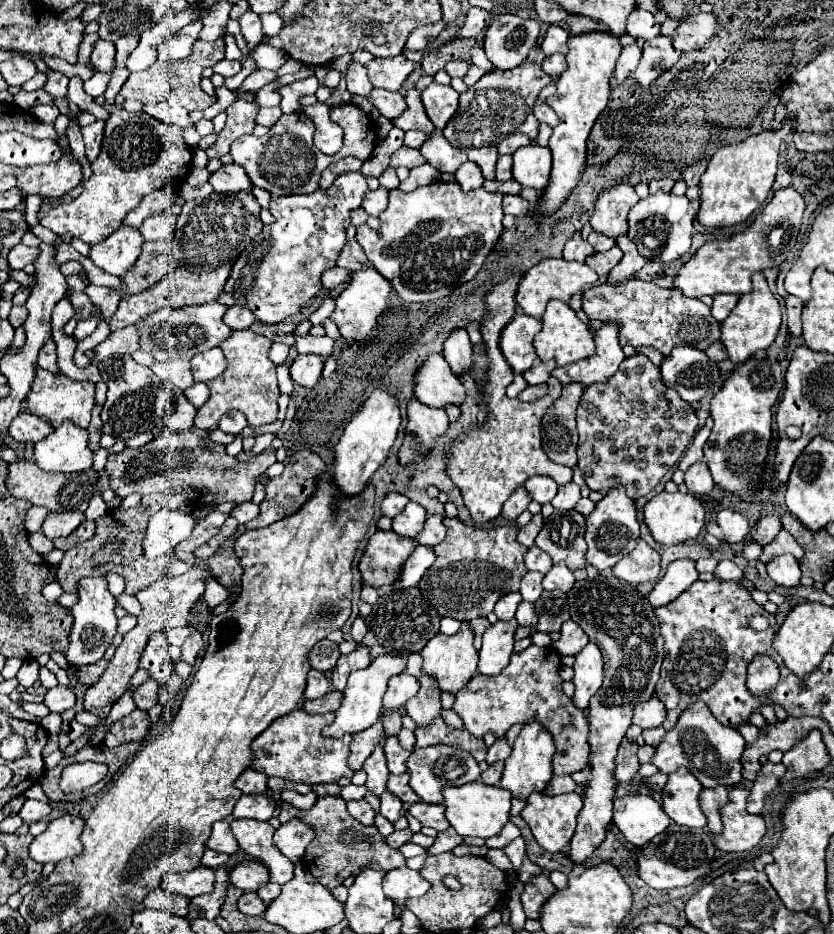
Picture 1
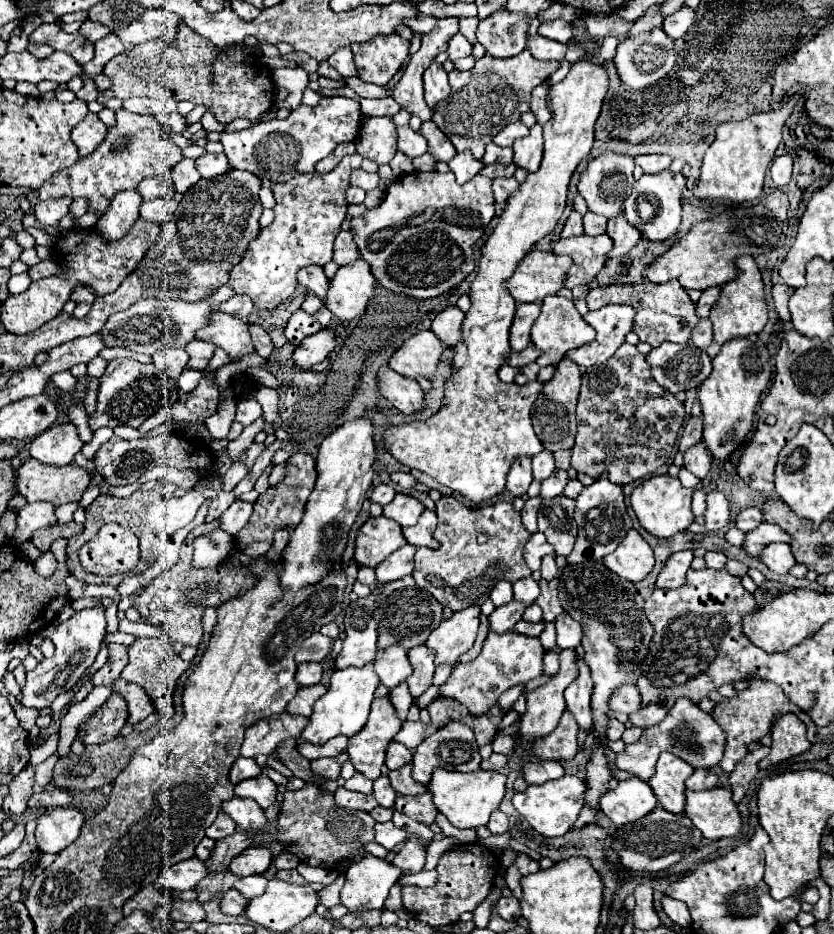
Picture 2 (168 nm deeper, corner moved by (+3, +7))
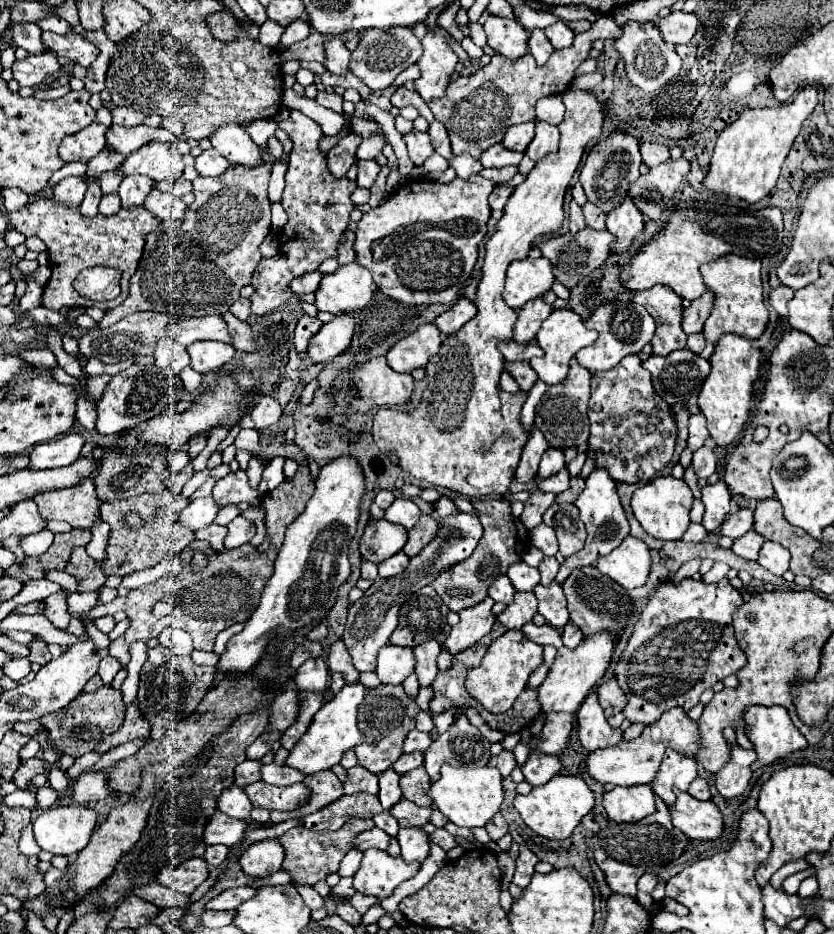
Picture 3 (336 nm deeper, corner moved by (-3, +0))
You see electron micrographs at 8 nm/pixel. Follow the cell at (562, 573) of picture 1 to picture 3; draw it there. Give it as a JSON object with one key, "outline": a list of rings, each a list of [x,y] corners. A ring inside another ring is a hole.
{"outline":[[[544,557],[542,563],[538,565],[538,571],[540,571],[540,583],[542,585],[548,585],[554,581],[556,573],[558,573],[558,567],[560,563],[556,561],[556,557]]]}

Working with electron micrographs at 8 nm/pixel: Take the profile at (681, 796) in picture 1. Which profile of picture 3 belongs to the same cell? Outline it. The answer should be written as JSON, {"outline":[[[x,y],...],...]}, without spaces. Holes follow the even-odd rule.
{"outline":[[[668,749],[662,757],[660,769],[658,769],[656,777],[652,779],[650,787],[668,805],[668,803],[676,801],[674,787],[678,787],[680,791],[688,791],[688,785],[696,777],[698,777],[696,759],[688,757],[688,755],[682,755],[674,749]]]}

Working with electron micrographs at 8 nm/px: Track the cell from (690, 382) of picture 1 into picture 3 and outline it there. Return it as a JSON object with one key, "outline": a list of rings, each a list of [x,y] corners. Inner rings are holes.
{"outline":[[[688,349],[672,351],[666,357],[650,355],[642,367],[652,373],[652,385],[668,405],[696,397],[710,371],[710,363]]]}

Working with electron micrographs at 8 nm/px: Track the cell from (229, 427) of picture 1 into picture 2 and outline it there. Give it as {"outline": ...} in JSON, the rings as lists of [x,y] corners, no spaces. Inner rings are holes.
{"outline":[[[252,398],[242,400],[242,404],[238,404],[238,408],[236,408],[236,422],[244,424],[244,426],[252,424],[252,422],[254,422],[256,418],[260,418],[260,416],[262,416],[262,408],[260,408],[260,404],[258,404],[256,400],[252,400]]]}

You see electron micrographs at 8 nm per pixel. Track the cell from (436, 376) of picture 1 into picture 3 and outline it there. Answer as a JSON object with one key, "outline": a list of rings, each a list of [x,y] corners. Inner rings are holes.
{"outline":[[[424,323],[388,349],[388,365],[398,373],[410,373],[412,369],[424,367],[428,359],[438,353],[440,343],[440,331],[434,327],[434,323]]]}

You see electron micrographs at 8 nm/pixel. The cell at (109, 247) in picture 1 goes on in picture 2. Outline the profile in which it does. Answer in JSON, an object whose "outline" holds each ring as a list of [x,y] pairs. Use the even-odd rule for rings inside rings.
{"outline":[[[136,190],[118,192],[114,196],[108,212],[94,226],[94,232],[108,242],[124,238],[126,232],[130,232],[134,222],[138,220],[140,204],[142,204],[142,198],[138,196]]]}

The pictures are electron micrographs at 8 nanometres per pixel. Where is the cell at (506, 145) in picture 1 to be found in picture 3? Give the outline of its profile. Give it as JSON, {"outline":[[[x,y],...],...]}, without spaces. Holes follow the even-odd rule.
{"outline":[[[530,121],[530,123],[518,123],[518,125],[508,127],[502,143],[504,143],[504,147],[508,147],[512,151],[524,153],[532,139],[534,139],[534,121]]]}

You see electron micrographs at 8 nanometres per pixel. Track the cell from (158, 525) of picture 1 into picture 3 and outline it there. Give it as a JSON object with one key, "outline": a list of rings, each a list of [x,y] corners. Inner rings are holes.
{"outline":[[[212,495],[200,497],[200,499],[190,501],[190,505],[182,511],[180,521],[182,521],[186,527],[194,529],[194,531],[206,529],[208,525],[212,525],[212,521],[216,519],[218,511],[220,511],[220,505],[214,501]]]}

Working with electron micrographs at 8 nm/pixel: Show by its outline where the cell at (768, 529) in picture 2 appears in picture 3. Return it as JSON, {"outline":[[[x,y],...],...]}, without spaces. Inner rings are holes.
{"outline":[[[748,531],[748,535],[734,539],[732,551],[744,559],[756,559],[756,555],[760,551],[760,543],[764,543],[764,537],[756,535],[754,531]]]}

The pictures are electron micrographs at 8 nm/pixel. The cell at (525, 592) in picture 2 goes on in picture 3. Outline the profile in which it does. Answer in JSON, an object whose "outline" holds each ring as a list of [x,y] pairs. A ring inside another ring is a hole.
{"outline":[[[524,561],[512,563],[512,567],[508,567],[508,579],[512,581],[512,585],[518,591],[532,591],[538,583],[540,583],[540,573],[536,567],[530,567]]]}

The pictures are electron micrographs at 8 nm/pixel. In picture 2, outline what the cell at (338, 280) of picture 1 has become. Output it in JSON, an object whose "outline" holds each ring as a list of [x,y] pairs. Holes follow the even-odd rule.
{"outline":[[[306,266],[298,272],[298,282],[312,290],[320,300],[326,300],[328,292],[328,278],[324,274],[322,266]]]}

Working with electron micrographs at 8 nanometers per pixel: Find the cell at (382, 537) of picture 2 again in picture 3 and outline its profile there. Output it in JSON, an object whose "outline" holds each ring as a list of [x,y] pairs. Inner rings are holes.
{"outline":[[[370,519],[360,539],[360,553],[372,563],[382,563],[390,555],[396,555],[406,545],[406,529],[388,523],[386,519]]]}

